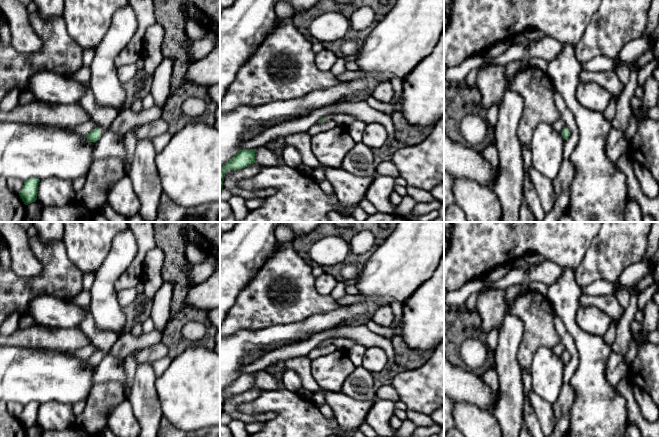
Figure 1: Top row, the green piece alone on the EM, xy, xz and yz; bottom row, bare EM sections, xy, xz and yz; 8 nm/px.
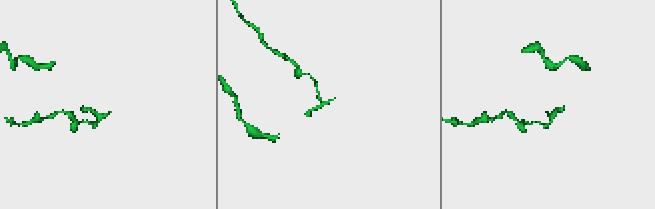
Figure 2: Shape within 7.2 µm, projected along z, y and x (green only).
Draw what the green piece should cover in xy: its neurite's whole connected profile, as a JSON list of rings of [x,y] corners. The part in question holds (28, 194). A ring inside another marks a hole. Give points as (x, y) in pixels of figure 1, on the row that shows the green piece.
[[[30,178],[24,181],[23,188],[19,192],[19,196],[25,205],[28,205],[37,200],[37,191],[40,180],[37,178]]]

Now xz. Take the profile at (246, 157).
[[[256,149],[240,150],[230,161],[220,167],[220,192],[223,189],[225,171],[227,169],[240,170],[255,163],[255,151]]]

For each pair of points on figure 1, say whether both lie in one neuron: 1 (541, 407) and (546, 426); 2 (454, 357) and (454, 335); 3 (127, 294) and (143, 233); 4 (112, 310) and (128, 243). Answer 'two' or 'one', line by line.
1: one
2: one
3: two
4: one

